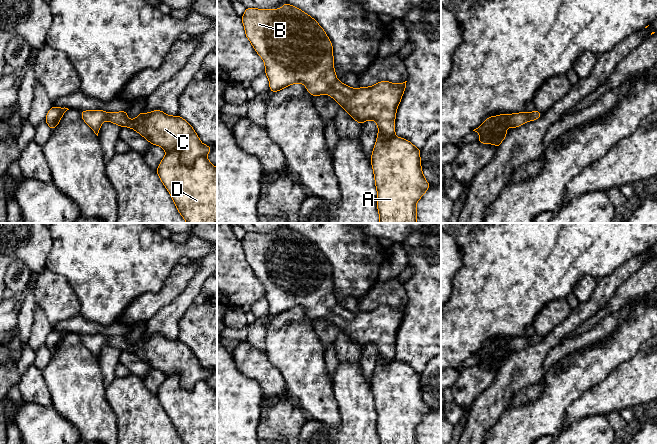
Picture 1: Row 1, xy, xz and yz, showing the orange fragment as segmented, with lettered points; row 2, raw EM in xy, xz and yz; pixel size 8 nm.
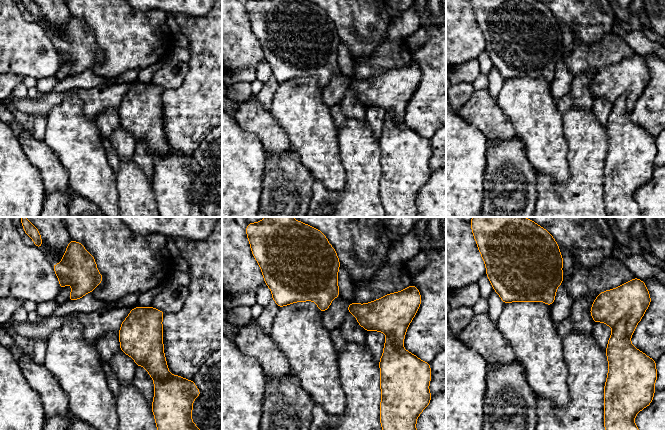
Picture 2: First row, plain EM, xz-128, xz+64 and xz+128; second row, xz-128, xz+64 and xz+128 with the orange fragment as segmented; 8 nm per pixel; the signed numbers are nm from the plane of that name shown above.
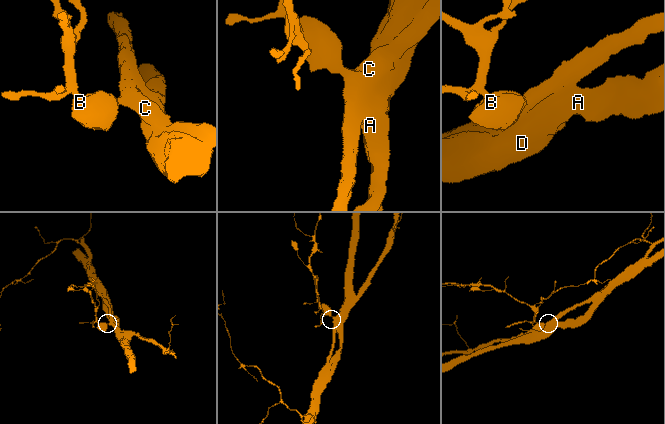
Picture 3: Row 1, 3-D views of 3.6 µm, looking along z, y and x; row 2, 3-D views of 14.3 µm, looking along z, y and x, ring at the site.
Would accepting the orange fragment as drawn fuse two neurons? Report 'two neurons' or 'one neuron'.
one neuron

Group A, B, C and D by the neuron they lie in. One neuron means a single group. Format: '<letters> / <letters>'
A B C D

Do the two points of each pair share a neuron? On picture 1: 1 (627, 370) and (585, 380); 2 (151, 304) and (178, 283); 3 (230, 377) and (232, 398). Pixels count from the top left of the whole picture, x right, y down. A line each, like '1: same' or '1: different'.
1: different
2: same
3: same

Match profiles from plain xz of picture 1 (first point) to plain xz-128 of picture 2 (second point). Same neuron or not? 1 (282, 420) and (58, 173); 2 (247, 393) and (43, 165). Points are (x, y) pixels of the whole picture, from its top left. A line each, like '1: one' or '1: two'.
1: one
2: two

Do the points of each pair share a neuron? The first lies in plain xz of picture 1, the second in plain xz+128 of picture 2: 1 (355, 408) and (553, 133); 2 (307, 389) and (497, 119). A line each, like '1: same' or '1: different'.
1: different
2: different

